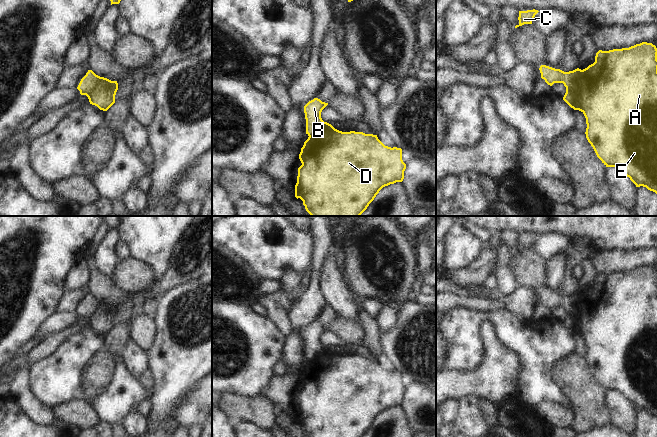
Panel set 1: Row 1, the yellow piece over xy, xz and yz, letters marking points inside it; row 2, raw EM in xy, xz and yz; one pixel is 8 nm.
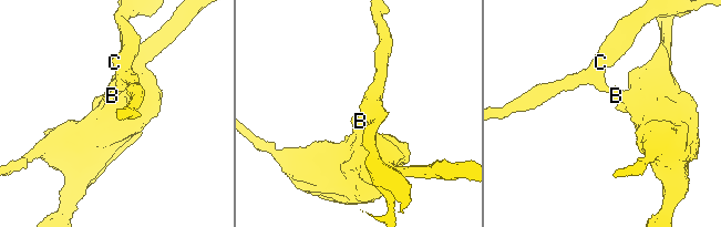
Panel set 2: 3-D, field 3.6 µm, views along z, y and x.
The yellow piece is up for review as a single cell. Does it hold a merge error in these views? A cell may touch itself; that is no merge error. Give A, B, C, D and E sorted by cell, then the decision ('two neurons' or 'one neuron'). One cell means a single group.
A D E / B C; two neurons

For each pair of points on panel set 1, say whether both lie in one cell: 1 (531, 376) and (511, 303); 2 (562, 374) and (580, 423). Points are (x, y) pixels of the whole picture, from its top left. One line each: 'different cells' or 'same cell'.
1: different cells
2: same cell

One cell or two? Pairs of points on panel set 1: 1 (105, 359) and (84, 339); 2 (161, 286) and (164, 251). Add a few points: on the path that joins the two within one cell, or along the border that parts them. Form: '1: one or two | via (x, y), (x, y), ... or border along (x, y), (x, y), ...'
1: two | border along (105, 335), (105, 346), (92, 358), (85, 373)
2: two | border along (163, 276), (157, 280)

